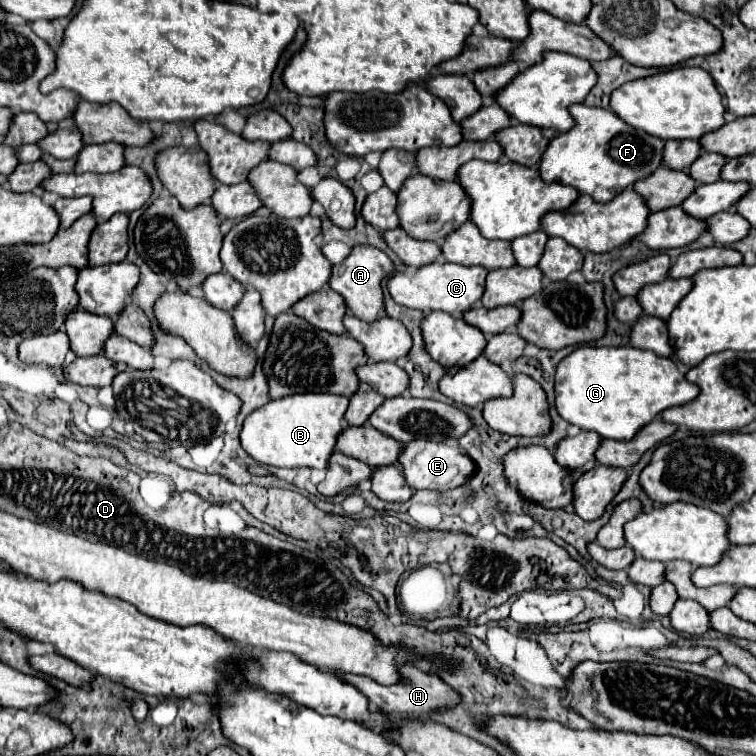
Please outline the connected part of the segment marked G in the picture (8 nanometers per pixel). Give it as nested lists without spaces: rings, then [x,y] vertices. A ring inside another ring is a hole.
[[[577,347],[571,355],[559,361],[555,373],[555,407],[557,413],[571,425],[583,431],[595,431],[605,439],[631,439],[639,427],[647,425],[655,415],[673,405],[685,405],[699,395],[699,387],[689,383],[677,365],[659,357],[653,351],[627,347]]]

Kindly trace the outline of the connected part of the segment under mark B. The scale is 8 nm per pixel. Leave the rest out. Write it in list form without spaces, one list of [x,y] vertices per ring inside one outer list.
[[[297,393],[269,401],[243,421],[241,445],[263,465],[275,467],[315,467],[325,469],[335,449],[335,439],[343,429],[343,413],[349,399],[331,393]]]

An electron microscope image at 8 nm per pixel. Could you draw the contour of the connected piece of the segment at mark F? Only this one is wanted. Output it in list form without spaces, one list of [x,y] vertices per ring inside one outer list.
[[[579,103],[571,105],[569,113],[573,115],[575,125],[553,137],[541,157],[539,173],[545,183],[571,185],[579,193],[587,193],[595,201],[607,203],[627,185],[651,175],[661,165],[663,139],[629,127],[609,109]]]

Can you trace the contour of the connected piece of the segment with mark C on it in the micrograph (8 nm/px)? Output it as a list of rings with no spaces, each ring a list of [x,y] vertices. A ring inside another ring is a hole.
[[[433,261],[433,263],[427,263],[419,269],[415,269],[413,273],[403,271],[403,273],[389,277],[387,289],[389,289],[391,297],[395,299],[395,303],[399,303],[399,305],[419,309],[423,313],[445,311],[445,313],[459,317],[467,309],[471,309],[475,305],[475,301],[481,299],[483,289],[485,289],[485,275],[487,275],[487,269],[483,269],[483,267],[465,267],[465,265],[447,263],[447,261],[445,263]]]

